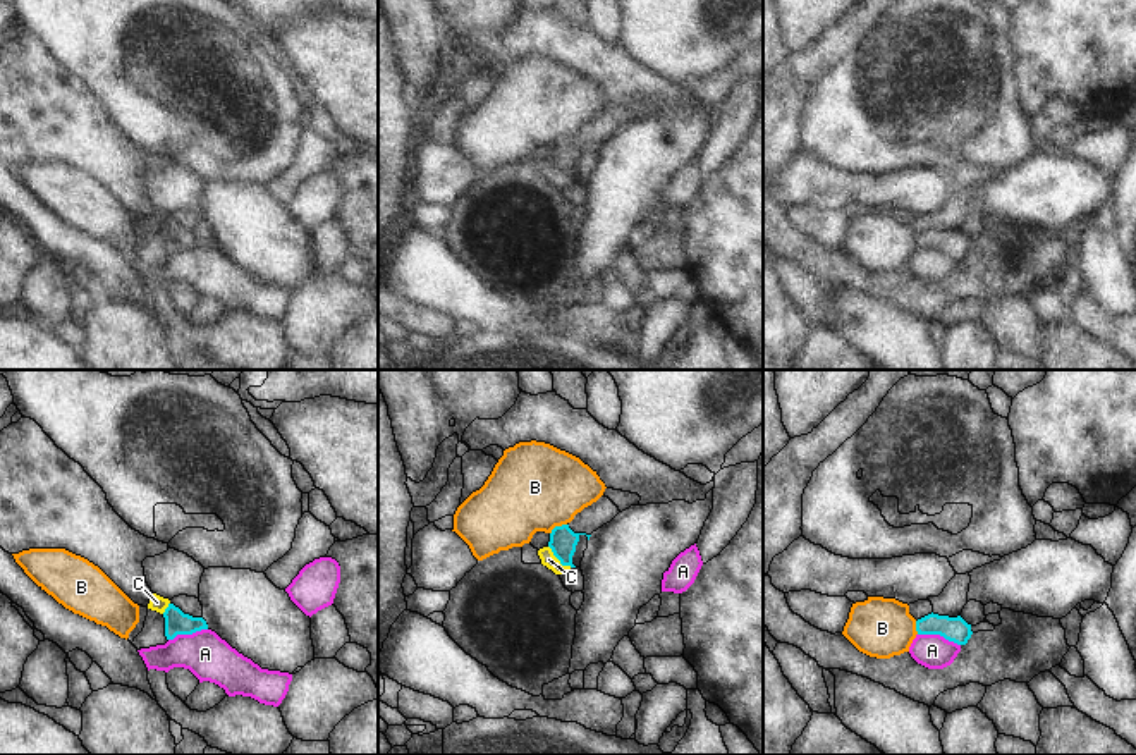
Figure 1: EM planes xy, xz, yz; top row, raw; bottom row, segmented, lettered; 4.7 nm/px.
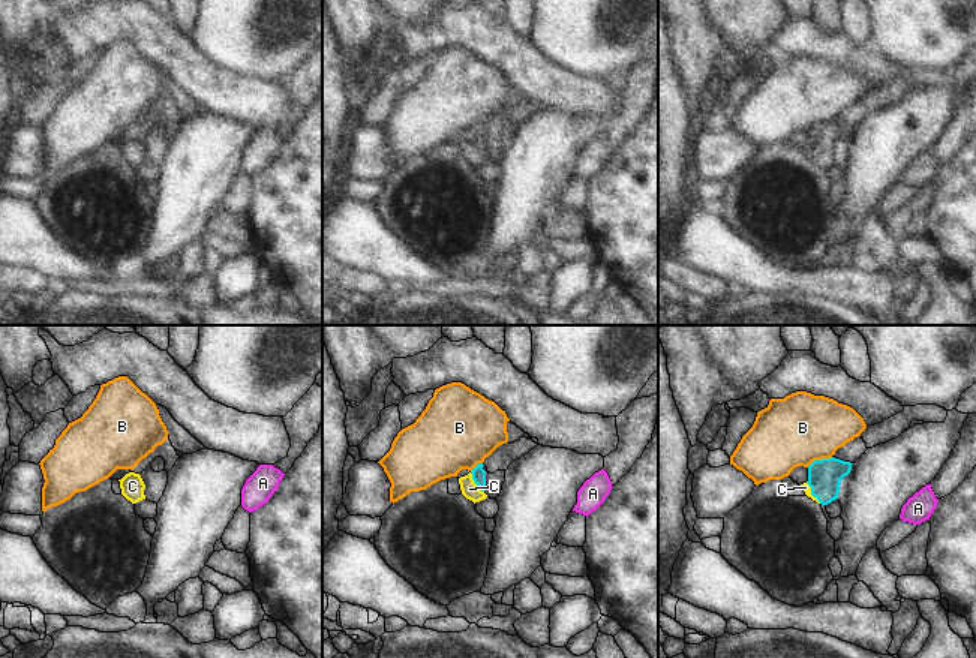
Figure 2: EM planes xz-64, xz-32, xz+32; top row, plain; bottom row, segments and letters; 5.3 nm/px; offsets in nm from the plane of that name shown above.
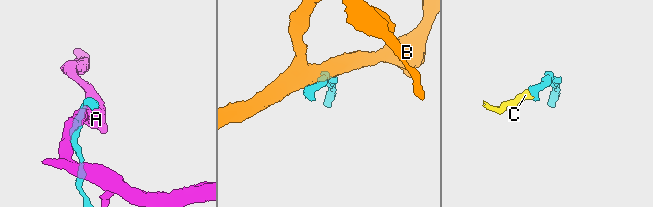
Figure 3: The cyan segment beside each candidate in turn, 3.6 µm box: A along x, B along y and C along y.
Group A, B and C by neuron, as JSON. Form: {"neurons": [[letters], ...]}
{"neurons": [["A"], ["B"], ["C"]]}

